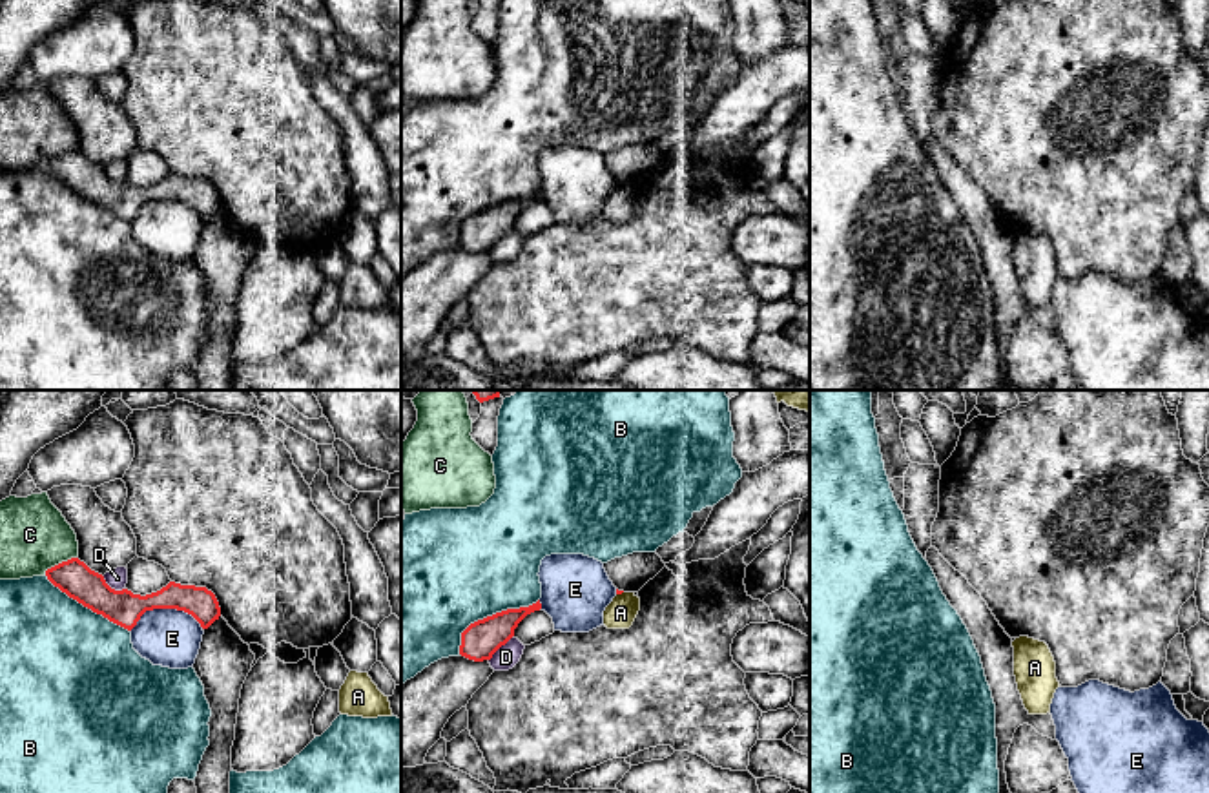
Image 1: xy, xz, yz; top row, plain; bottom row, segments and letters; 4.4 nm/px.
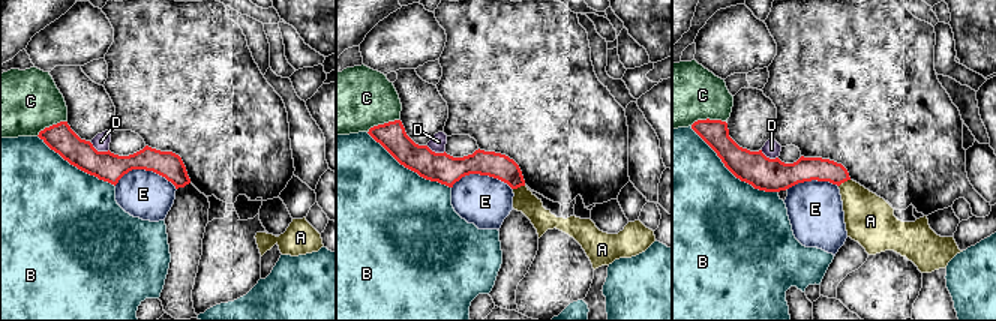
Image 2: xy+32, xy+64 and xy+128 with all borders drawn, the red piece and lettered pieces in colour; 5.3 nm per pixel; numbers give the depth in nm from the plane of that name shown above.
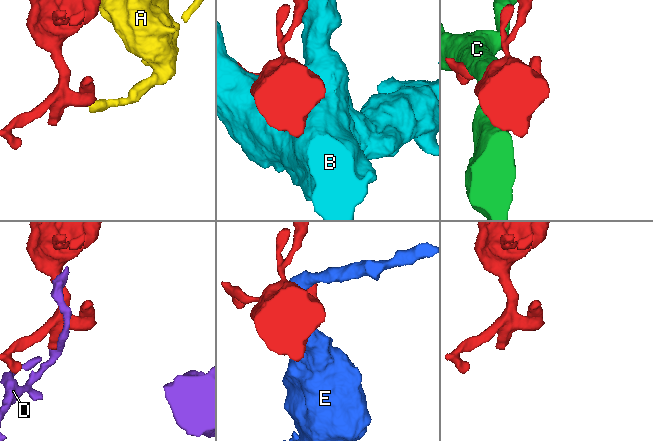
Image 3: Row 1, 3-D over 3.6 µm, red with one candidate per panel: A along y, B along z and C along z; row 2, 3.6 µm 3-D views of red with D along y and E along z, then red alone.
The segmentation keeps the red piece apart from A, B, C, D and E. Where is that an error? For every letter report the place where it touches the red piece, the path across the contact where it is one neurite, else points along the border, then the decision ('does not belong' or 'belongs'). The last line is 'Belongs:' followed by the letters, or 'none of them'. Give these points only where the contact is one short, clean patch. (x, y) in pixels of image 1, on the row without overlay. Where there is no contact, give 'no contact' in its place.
A: meets red in xz at (619, 185); does not belong
B: meets red in xz at (489, 208); does not belong
C: meets red in xy at (59, 155); does not belong
D: meets red in xz at (500, 237); does not belong
E: meets red in xy at (165, 199); does not belong
Belongs: none of them

